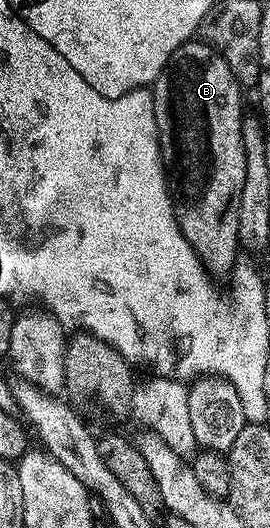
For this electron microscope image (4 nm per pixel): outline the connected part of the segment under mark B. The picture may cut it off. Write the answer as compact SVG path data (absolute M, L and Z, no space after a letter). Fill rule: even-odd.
M190 41L179 45L161 70L161 76L151 84L157 140L161 146L161 164L165 167L167 182L172 191L173 212L183 237L195 249L201 264L210 276L228 276L239 262L239 197L243 193L243 176L247 161L241 132L242 84L231 73L227 61L212 43Z

